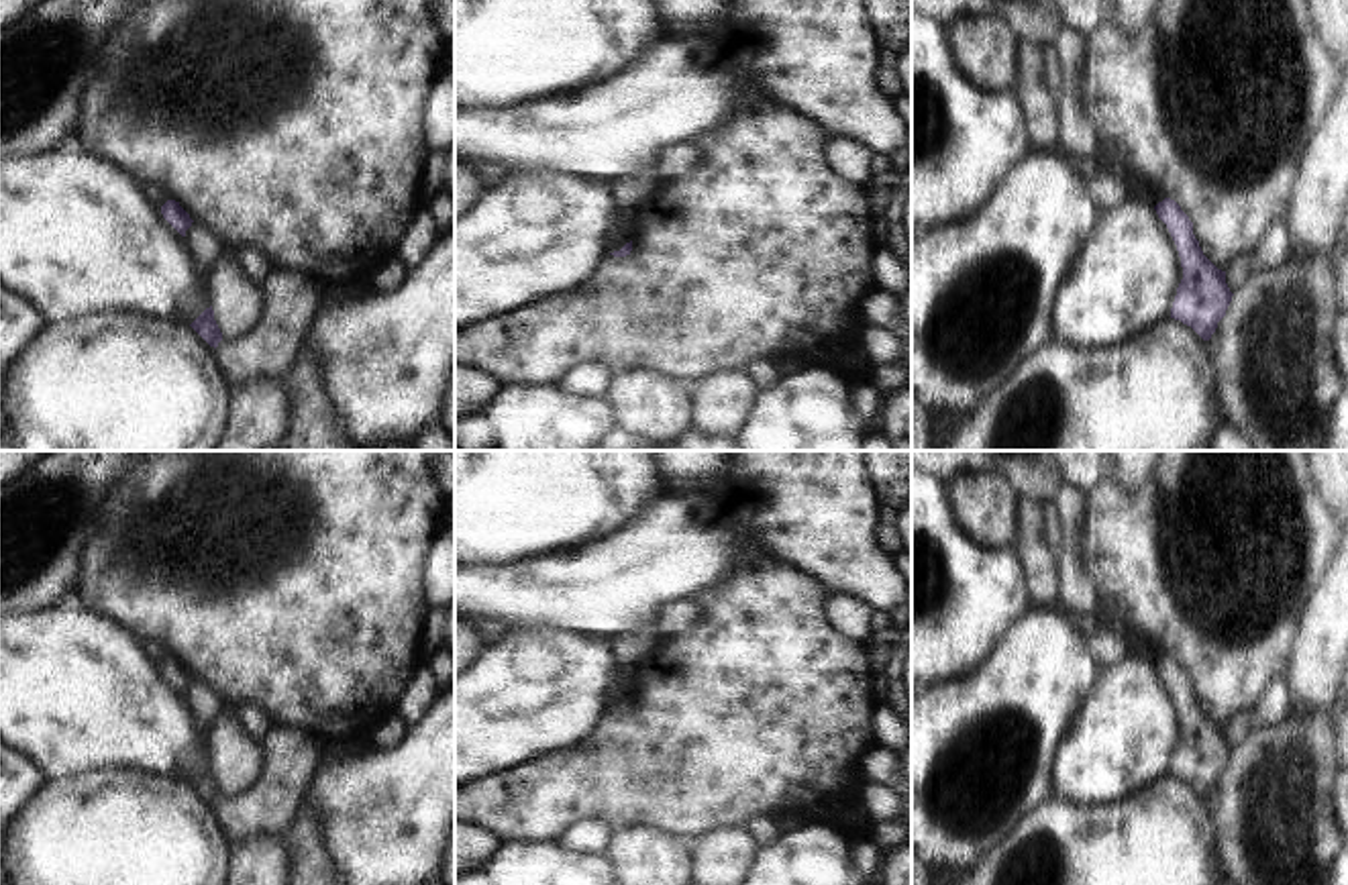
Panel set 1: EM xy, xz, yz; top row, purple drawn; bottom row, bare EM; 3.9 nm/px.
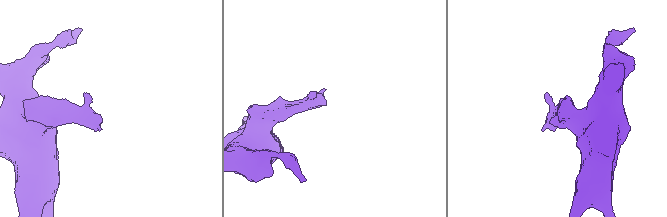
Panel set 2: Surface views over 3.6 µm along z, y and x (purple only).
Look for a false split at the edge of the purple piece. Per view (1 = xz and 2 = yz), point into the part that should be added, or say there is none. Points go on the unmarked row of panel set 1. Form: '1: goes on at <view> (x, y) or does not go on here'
1: does not go on here
2: does not go on here

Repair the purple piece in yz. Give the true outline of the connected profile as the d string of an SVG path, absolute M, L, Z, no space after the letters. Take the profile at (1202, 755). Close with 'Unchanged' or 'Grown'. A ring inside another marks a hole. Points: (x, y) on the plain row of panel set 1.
M1164 655L1154 667L1166 681L1183 724L1183 736L1177 744L1171 775L1181 777L1203 797L1209 797L1234 752L1226 740L1226 728L1217 726L1203 712L1193 691L1193 679L1175 657Z. Unchanged

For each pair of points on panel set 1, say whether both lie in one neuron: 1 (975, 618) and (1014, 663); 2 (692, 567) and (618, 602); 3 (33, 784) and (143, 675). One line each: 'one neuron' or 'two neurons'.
1: two neurons
2: one neuron
3: two neurons

